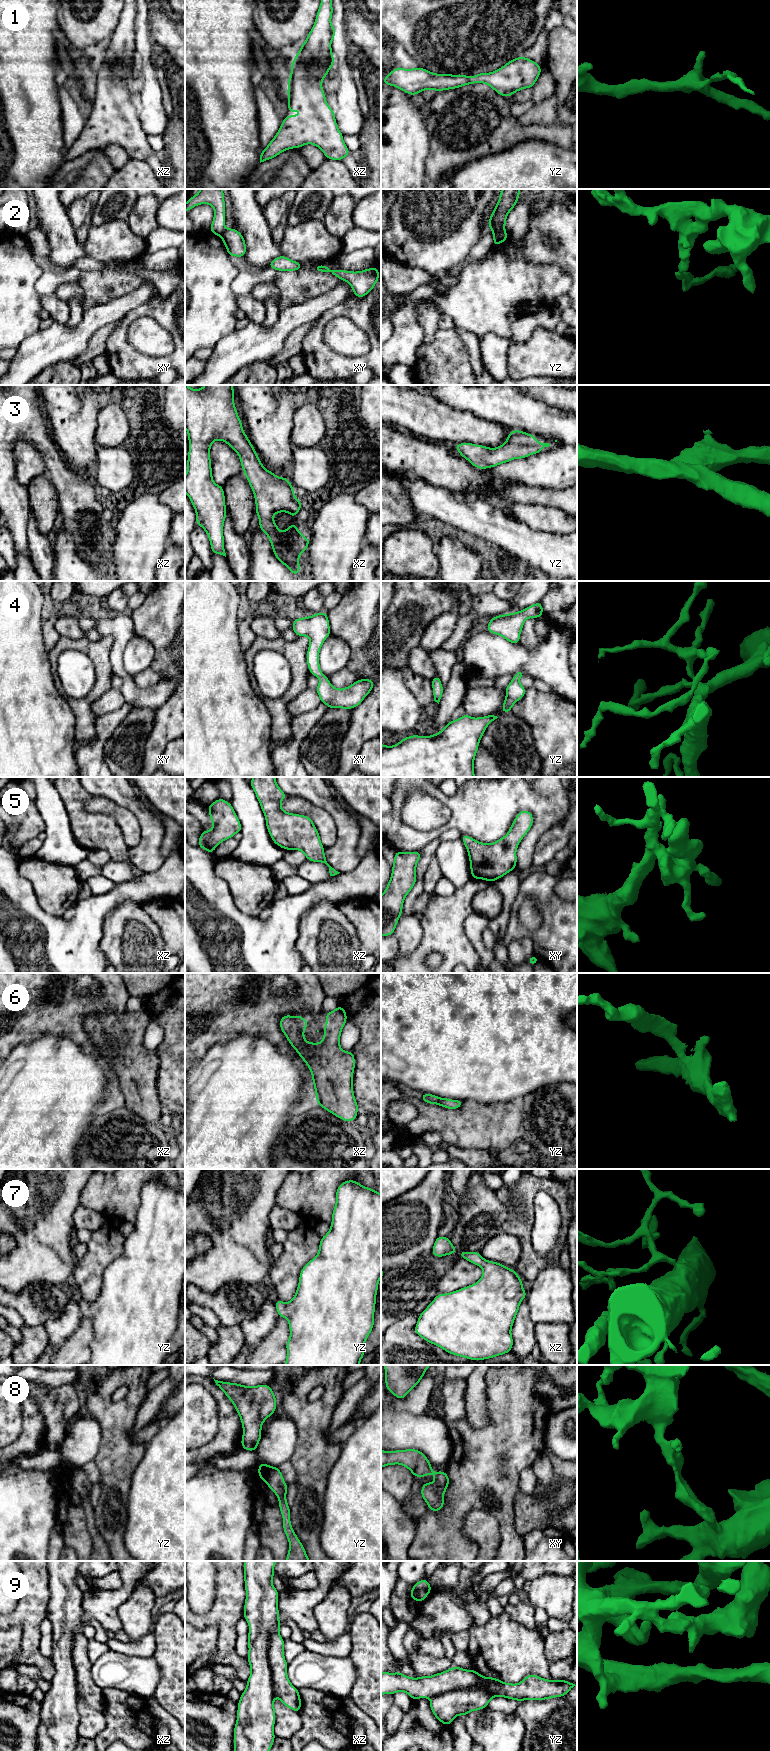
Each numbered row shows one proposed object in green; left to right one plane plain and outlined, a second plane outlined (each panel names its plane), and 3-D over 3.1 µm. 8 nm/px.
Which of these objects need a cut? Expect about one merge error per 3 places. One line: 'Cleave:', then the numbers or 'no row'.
Cleave: 2

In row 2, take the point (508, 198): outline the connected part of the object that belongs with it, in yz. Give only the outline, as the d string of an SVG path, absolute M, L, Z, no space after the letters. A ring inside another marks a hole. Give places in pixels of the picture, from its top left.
M502 189L499 195L499 201L488 220L490 230L505 231L506 218L519 200L520 190Z

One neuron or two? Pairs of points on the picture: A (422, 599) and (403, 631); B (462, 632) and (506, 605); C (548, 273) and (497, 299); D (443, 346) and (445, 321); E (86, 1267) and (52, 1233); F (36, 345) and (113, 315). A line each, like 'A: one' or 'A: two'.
A: one
B: one
C: one
D: two
E: two
F: one

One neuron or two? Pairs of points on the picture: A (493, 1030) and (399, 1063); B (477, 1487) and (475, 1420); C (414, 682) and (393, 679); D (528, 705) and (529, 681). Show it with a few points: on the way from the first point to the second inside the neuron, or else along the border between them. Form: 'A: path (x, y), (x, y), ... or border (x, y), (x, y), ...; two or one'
A: path (470, 1030), (432, 1030), (422, 1040); one
B: border (466, 1406), (473, 1427), (489, 1423); two
C: border (402, 673), (406, 686), (417, 701); two
D: border (526, 688), (536, 688), (546, 692), (552, 691); two

